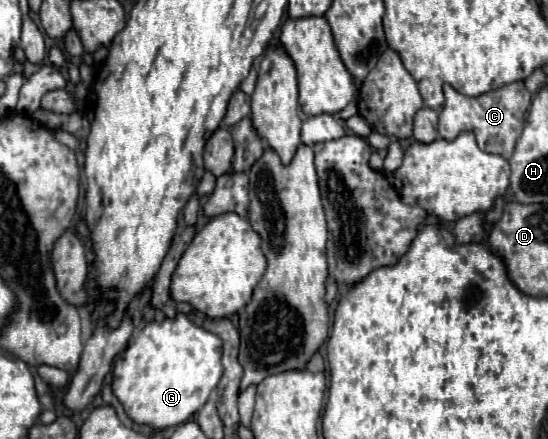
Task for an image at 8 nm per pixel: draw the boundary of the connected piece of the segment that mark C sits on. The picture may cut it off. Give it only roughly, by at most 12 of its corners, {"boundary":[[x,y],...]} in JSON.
{"boundary":[[524,82],[468,98],[444,84],[440,138],[468,130],[512,156],[532,94]]}

